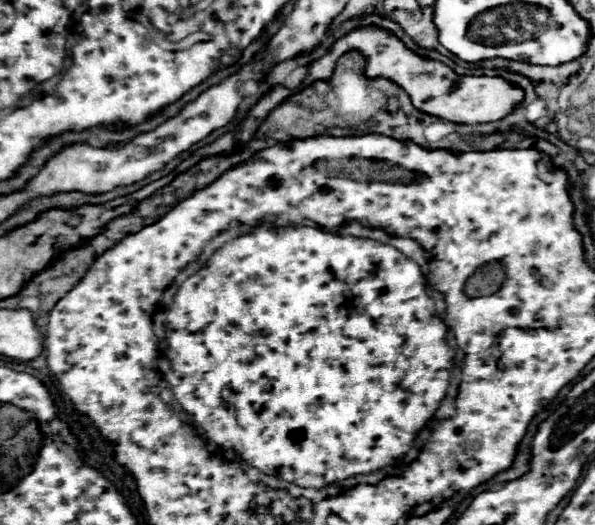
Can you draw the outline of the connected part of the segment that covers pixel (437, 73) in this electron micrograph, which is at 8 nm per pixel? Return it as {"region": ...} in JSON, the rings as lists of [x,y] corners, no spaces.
{"region":[[[380,26],[354,28],[344,38],[336,40],[332,48],[328,50],[328,54],[320,56],[308,66],[308,80],[310,82],[312,78],[328,80],[332,76],[336,58],[340,58],[348,50],[358,50],[368,58],[368,66],[366,66],[368,78],[384,76],[396,82],[398,86],[406,88],[406,92],[410,94],[418,110],[438,116],[442,120],[450,120],[458,124],[494,122],[494,120],[502,120],[504,116],[508,116],[524,100],[524,90],[518,88],[516,84],[500,76],[460,76],[446,64],[412,52],[410,48],[406,48],[406,44],[400,38],[396,38],[390,30],[380,28]]]}

